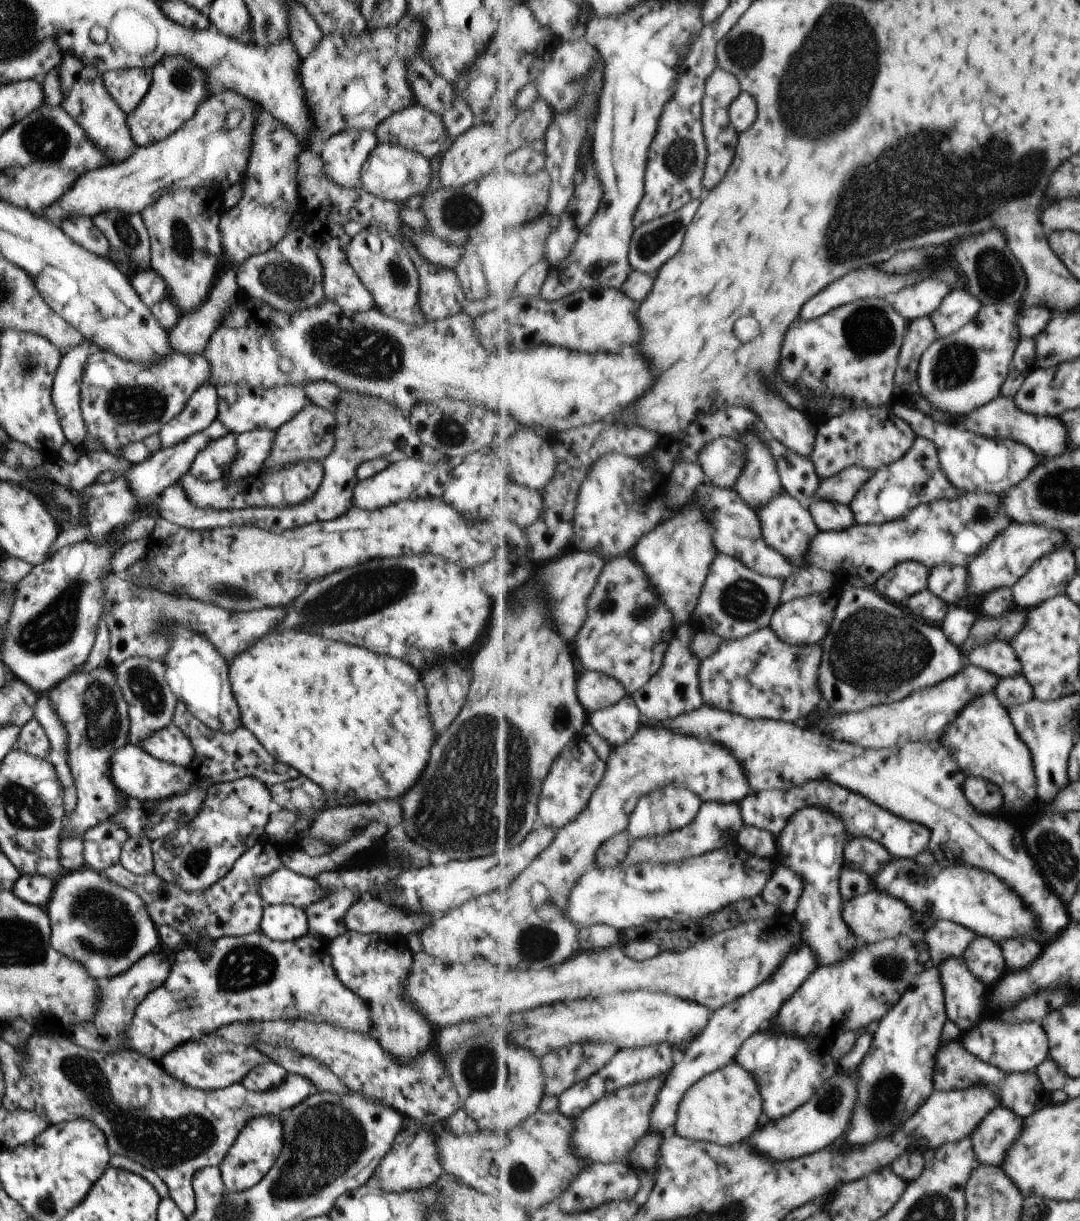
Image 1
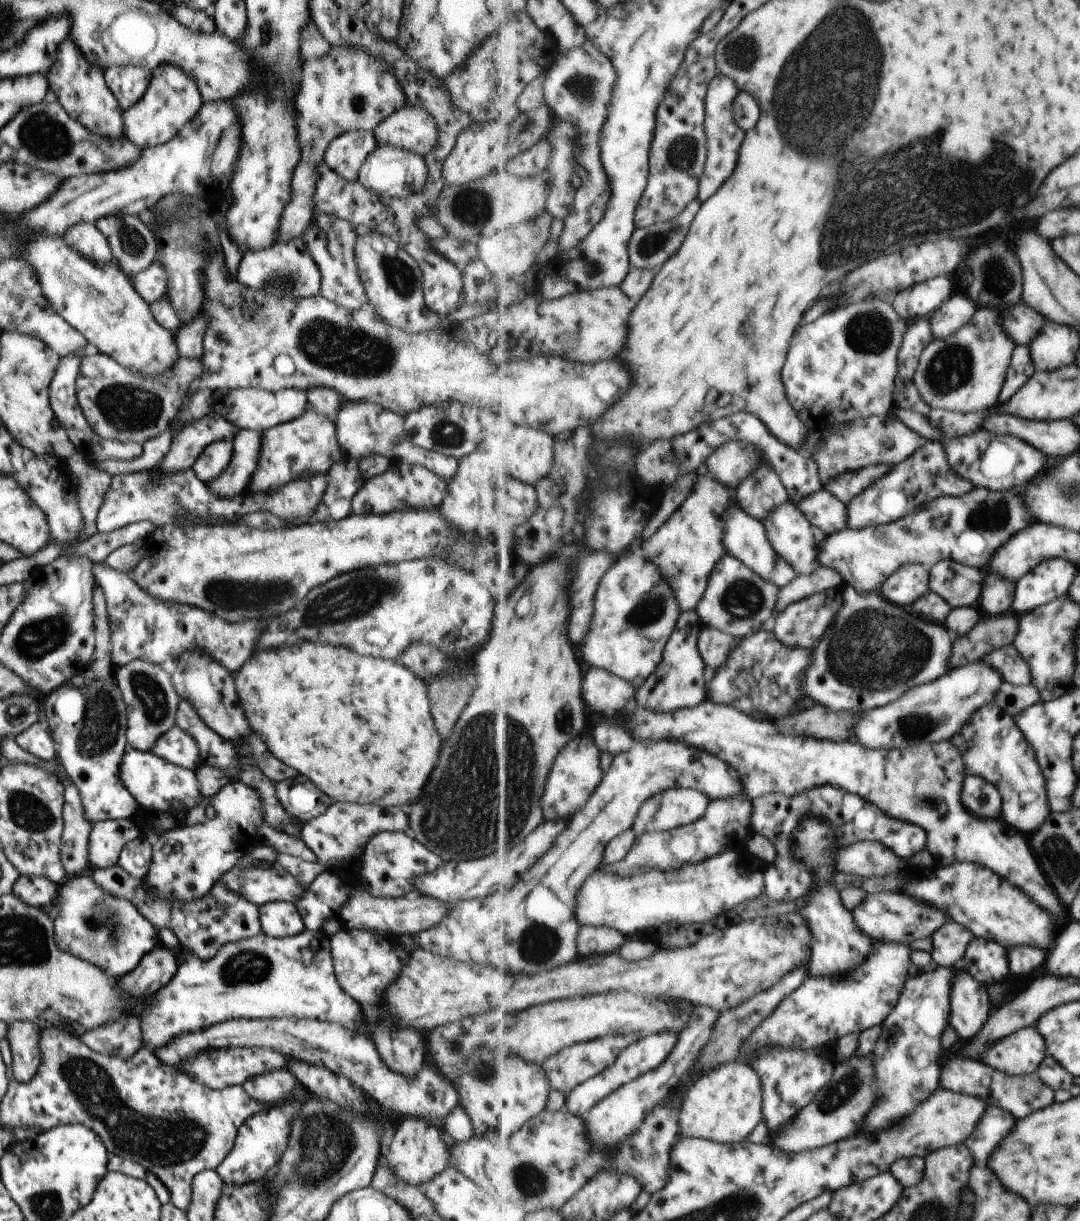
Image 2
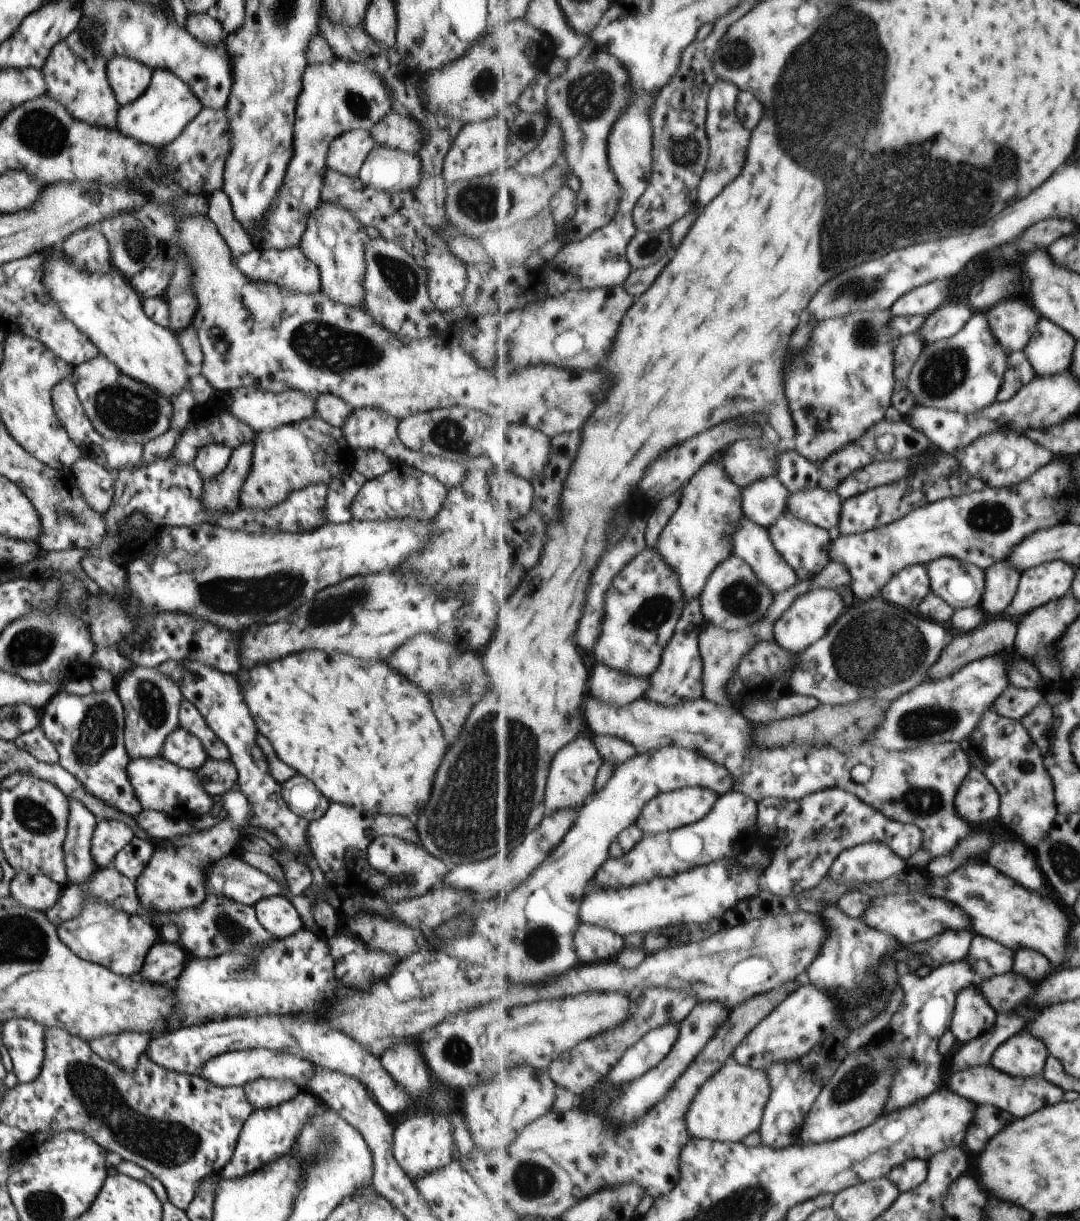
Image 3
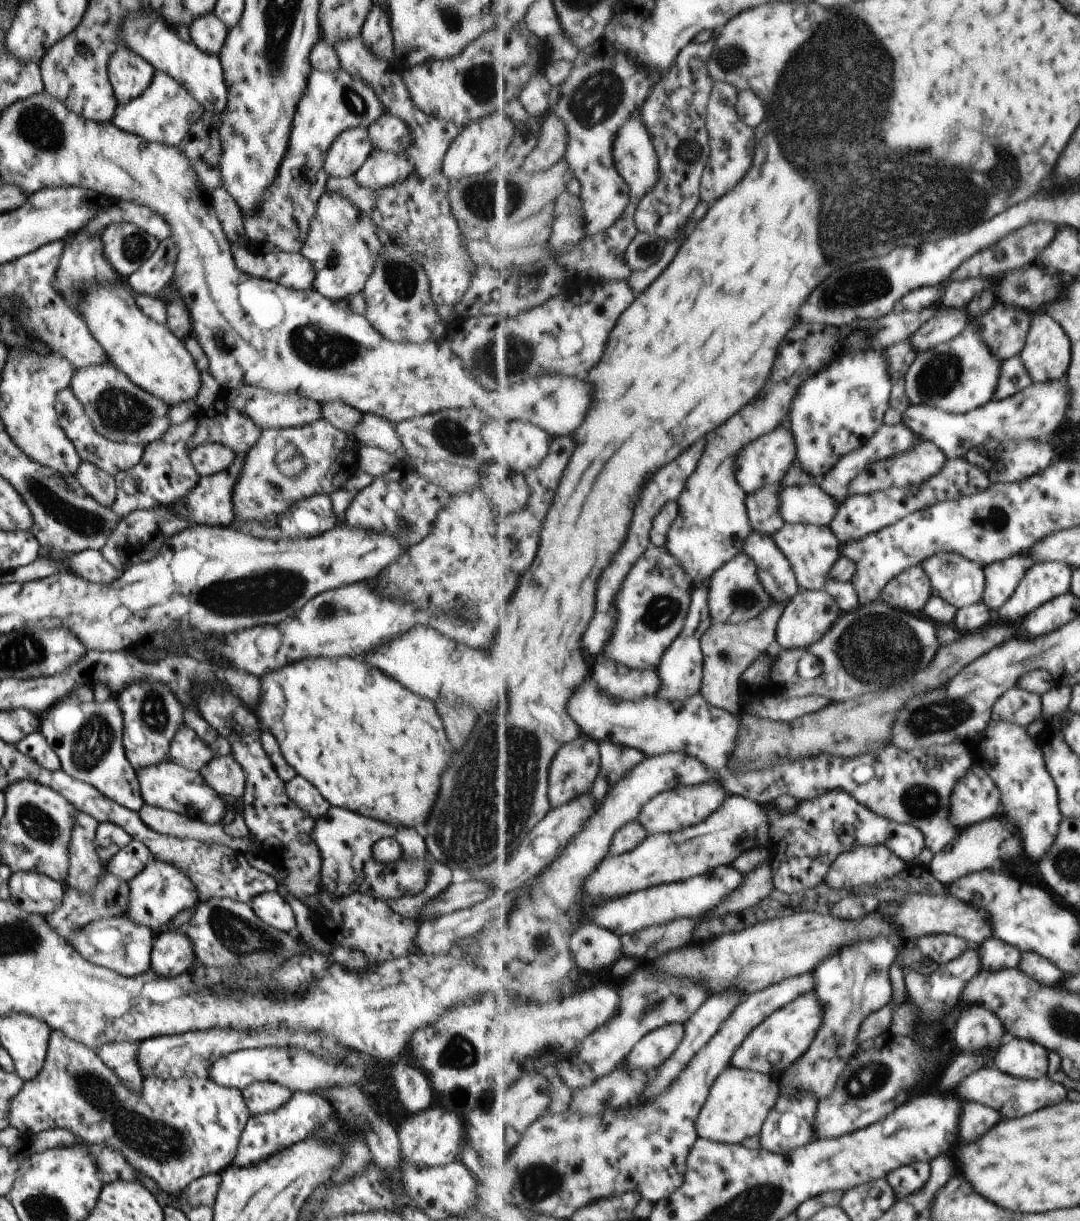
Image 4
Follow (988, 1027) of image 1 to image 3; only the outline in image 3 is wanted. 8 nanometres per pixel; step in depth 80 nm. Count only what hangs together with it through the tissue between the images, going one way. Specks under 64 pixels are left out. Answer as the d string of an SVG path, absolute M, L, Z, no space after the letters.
M1025 1030L1001 1044L991 1064L1013 1077L1033 1077L1043 1075L1050 1058L1045 1042Z

